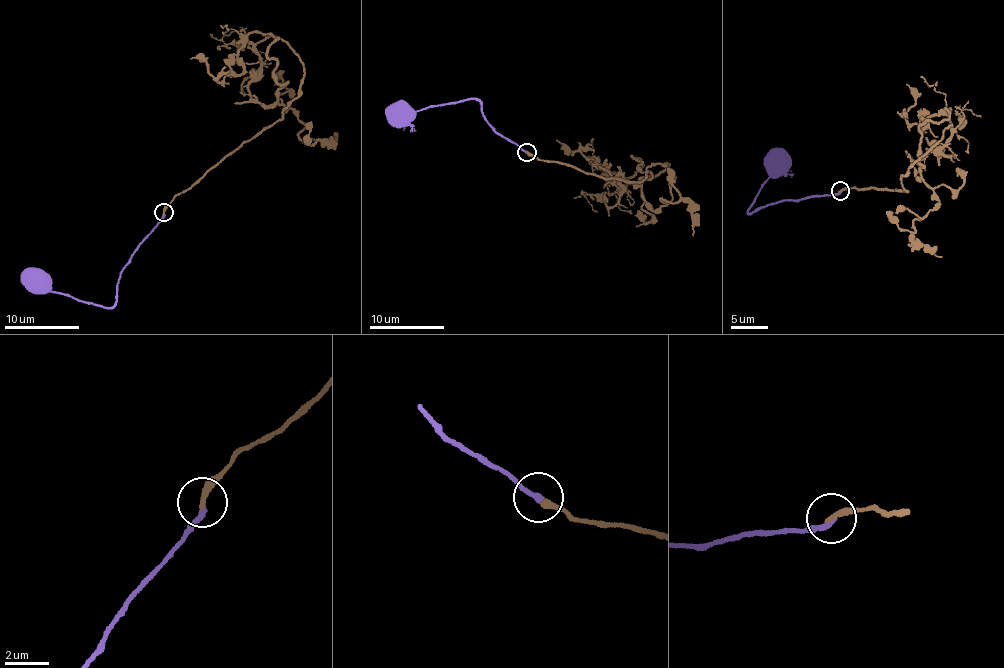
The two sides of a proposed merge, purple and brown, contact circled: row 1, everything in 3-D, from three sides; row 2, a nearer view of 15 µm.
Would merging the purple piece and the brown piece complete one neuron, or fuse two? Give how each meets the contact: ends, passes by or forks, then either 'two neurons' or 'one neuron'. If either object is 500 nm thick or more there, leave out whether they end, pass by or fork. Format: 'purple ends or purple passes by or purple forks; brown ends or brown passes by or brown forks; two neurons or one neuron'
purple ends; brown ends; two neurons

